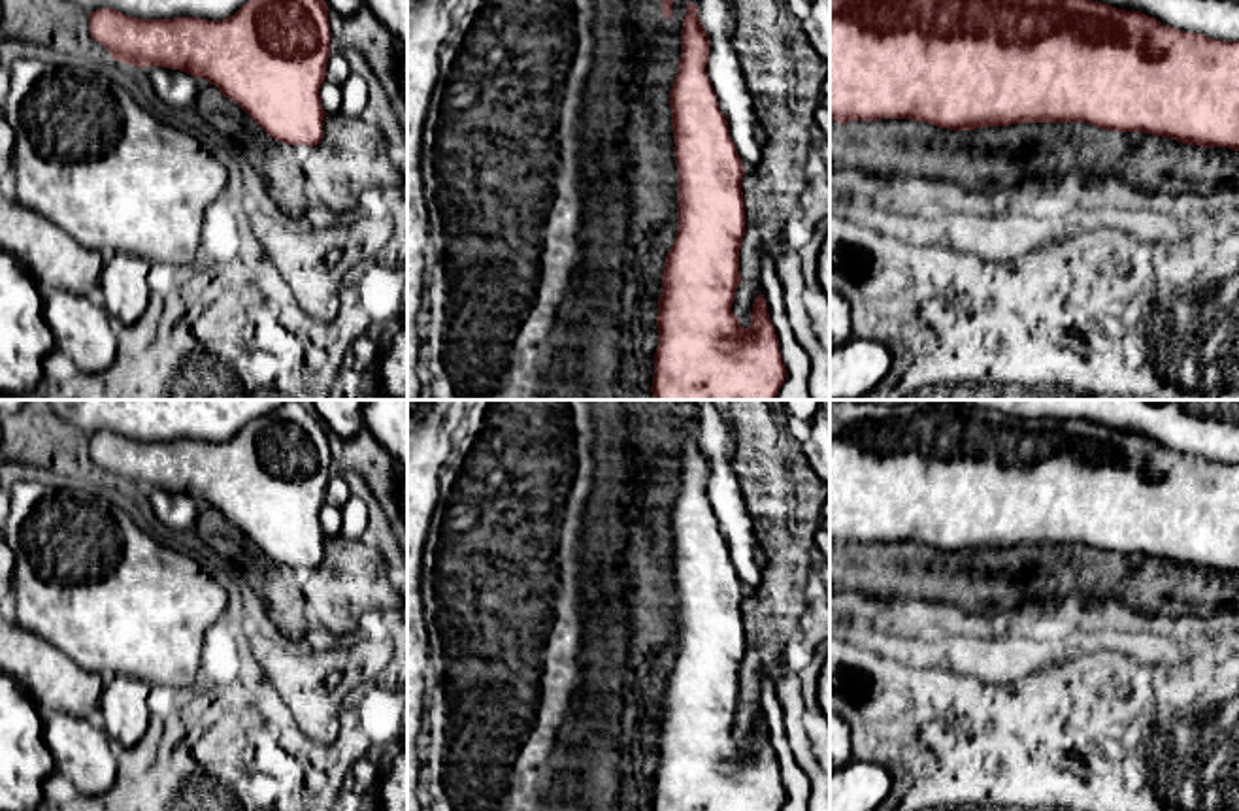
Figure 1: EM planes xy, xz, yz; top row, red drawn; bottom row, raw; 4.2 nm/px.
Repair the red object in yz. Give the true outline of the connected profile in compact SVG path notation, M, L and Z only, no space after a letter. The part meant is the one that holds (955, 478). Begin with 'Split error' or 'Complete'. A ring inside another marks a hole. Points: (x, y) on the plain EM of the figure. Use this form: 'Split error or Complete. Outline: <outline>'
Complete. Outline: M830 400L830 543L879 541L911 541L949 553L1086 545L1239 573L1239 462L1177 453L1141 434L1088 421L1013 419L954 402L873 406Z

